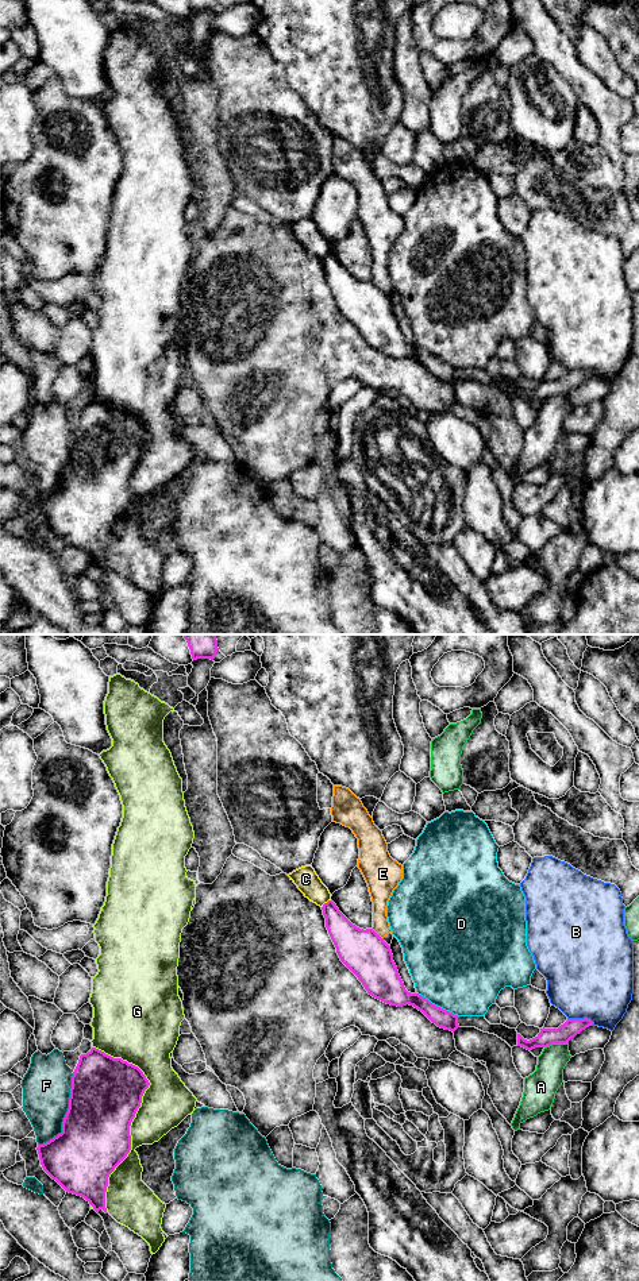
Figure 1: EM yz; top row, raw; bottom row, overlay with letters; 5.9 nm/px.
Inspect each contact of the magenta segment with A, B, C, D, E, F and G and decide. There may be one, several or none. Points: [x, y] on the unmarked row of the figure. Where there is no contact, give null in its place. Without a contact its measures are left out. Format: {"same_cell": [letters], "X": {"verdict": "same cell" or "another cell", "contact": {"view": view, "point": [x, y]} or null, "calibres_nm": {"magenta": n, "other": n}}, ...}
{"same_cell": [], "A": {"verdict": "another cell", "contact": {"view": "yz", "point": [555, 394]}, "calibres_nm": {"magenta": 100, "other": 180}}, "B": {"verdict": "another cell", "contact": {"view": "yz", "point": [581, 371]}, "calibres_nm": {"magenta": 100, "other": 460}}, "C": {"verdict": "another cell", "contact": {"view": "yz", "point": [324, 255]}, "calibres_nm": {"magenta": 180, "other": 140}}, "D": {"verdict": "another cell", "contact": {"view": "yz", "point": [437, 358]}, "calibres_nm": {"magenta": 130, "other": 500}}, "E": {"verdict": "another cell", "contact": {"view": "yz", "point": [376, 285]}, "calibres_nm": {"magenta": 280, "other": 130}}, "F": {"verdict": "another cell", "contact": {"view": "yz", "point": [66, 466]}, "calibres_nm": {"magenta": 420, "other": 280}}, "G": {"verdict": "another cell", "contact": {"view": "yz", "point": [134, 469]}, "calibres_nm": {"magenta": 420, "other": 280}}}

